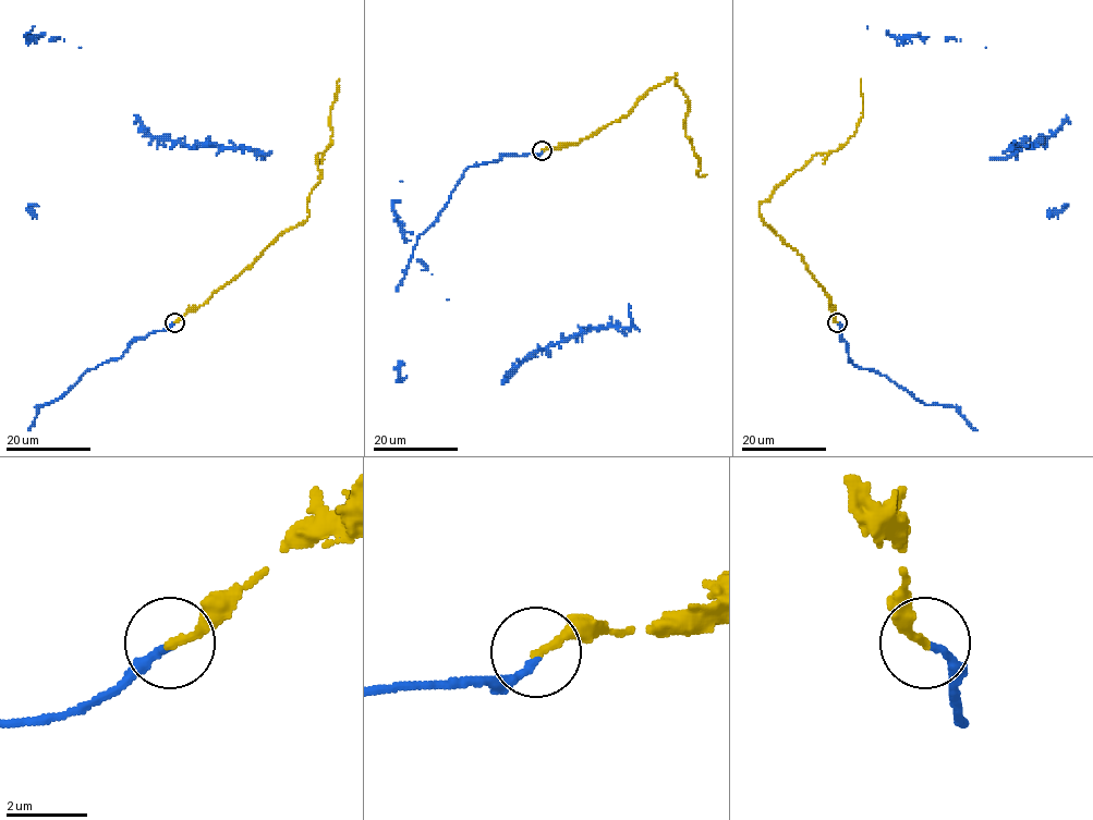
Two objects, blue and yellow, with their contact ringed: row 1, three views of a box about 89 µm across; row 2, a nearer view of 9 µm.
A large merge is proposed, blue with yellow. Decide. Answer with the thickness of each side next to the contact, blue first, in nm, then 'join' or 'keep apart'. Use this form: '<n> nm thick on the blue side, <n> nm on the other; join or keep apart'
180 nm thick on the blue side, 200 nm on the other; join

